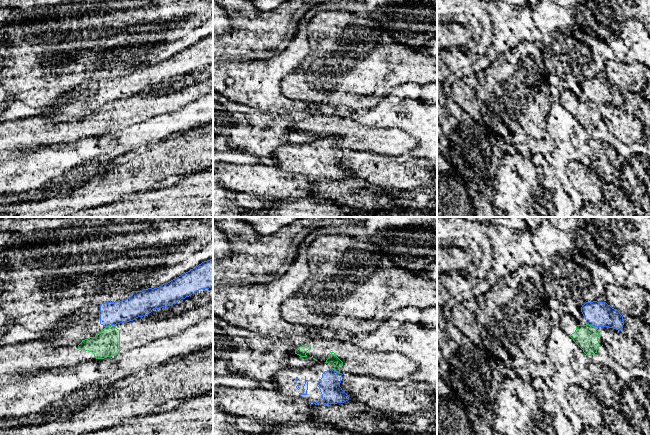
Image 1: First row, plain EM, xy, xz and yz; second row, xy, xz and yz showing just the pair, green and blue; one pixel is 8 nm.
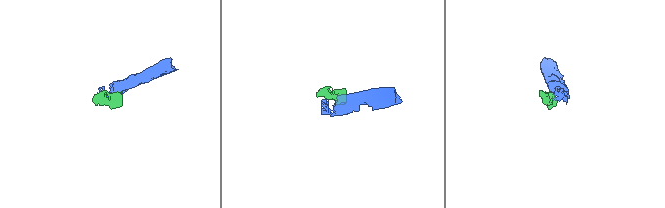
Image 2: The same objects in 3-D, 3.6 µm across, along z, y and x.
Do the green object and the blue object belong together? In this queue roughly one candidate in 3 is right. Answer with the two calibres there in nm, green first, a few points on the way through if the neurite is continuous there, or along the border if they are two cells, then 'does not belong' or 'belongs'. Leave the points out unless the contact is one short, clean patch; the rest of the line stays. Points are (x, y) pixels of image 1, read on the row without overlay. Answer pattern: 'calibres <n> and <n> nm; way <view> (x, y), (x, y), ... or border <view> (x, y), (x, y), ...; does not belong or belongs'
calibres 220 and 190 nm; border xy (115, 100), (105, 103); does not belong

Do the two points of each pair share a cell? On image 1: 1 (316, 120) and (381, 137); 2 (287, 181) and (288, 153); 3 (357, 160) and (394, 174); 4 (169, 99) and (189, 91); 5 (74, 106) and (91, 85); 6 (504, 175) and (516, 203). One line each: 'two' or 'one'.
1: one
2: two
3: one
4: one
5: one
6: one

